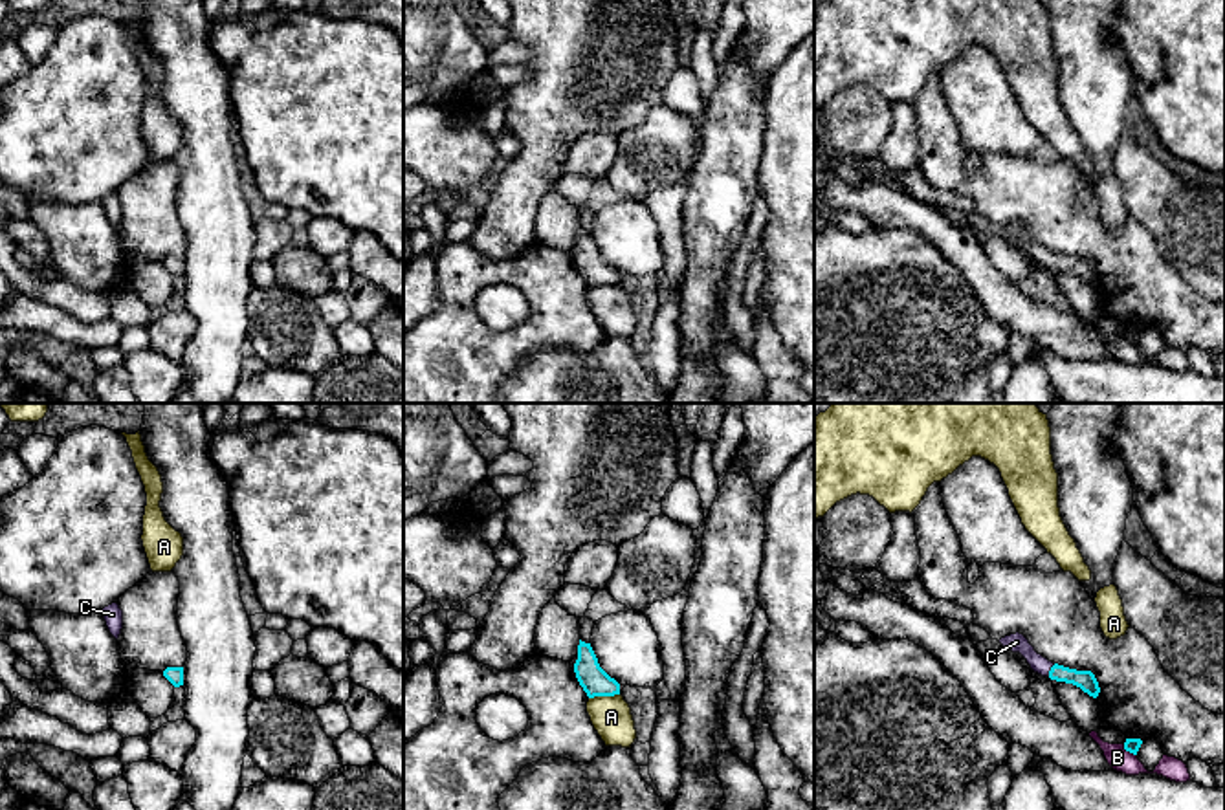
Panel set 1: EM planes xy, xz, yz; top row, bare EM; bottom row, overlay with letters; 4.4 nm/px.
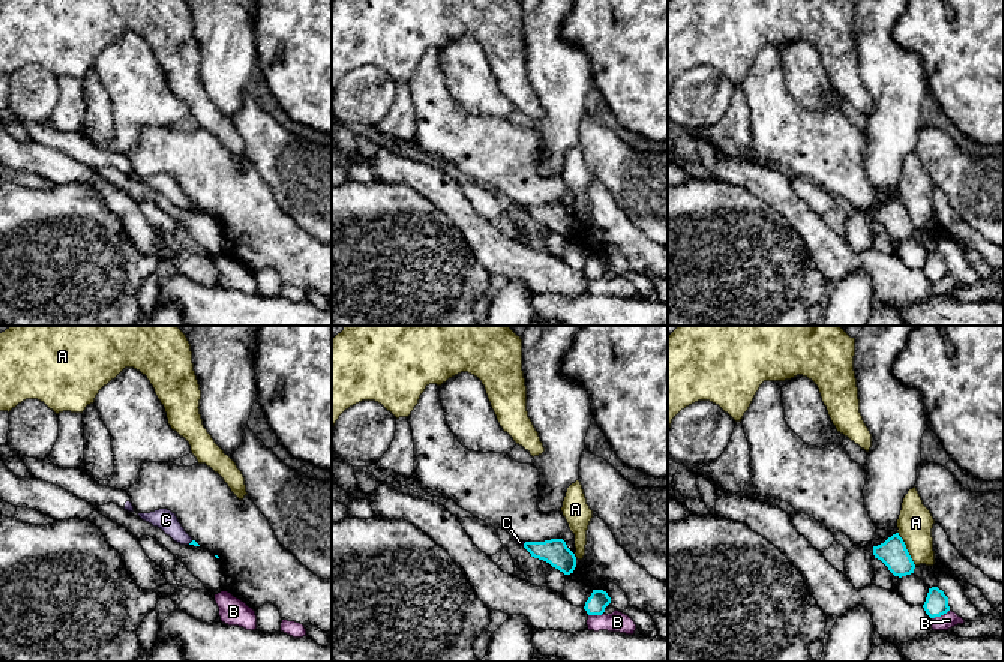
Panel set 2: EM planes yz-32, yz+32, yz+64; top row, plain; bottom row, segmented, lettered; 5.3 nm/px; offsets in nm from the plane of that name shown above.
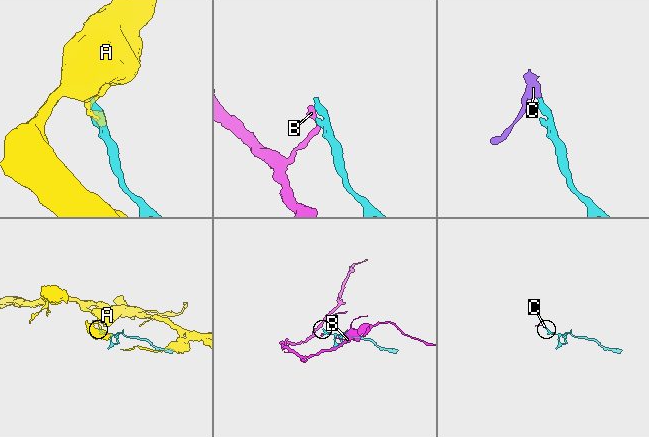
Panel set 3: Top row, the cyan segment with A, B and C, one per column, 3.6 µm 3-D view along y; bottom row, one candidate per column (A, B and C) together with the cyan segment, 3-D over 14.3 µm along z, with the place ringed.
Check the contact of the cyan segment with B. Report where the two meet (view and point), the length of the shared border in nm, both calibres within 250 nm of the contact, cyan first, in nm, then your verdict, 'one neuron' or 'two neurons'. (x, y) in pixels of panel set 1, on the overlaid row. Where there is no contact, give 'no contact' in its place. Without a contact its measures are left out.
meets cyan in yz at (1128, 750); contact 80 nm long; 60 nm thick on the cyan side, 100 nm on the other; two neurons

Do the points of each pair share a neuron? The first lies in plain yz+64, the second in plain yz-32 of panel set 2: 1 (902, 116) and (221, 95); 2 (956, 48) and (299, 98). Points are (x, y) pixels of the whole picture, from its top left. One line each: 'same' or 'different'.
1: same
2: same

